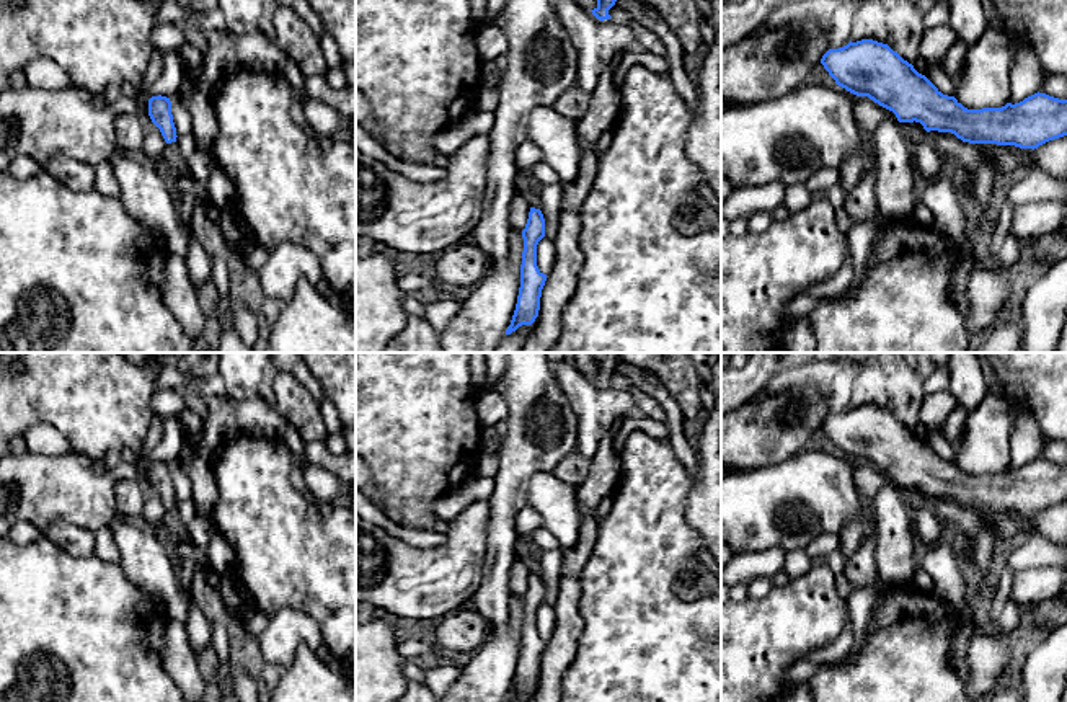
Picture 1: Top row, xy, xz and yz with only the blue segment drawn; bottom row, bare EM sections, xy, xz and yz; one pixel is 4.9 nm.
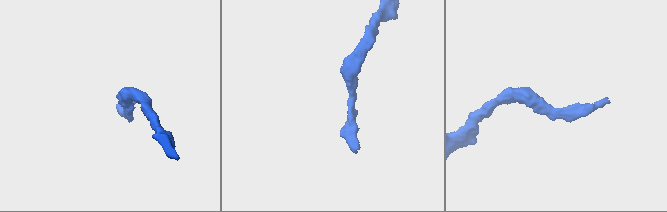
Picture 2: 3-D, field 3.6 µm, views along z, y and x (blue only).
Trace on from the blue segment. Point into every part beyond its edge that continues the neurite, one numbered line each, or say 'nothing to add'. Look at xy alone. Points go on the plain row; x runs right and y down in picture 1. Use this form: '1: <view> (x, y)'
nothing to add

